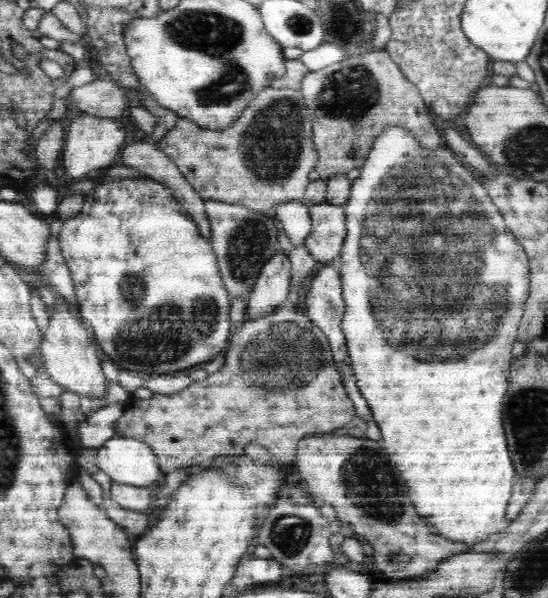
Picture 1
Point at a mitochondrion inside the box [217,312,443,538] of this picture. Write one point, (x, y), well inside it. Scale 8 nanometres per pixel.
(286, 357)

